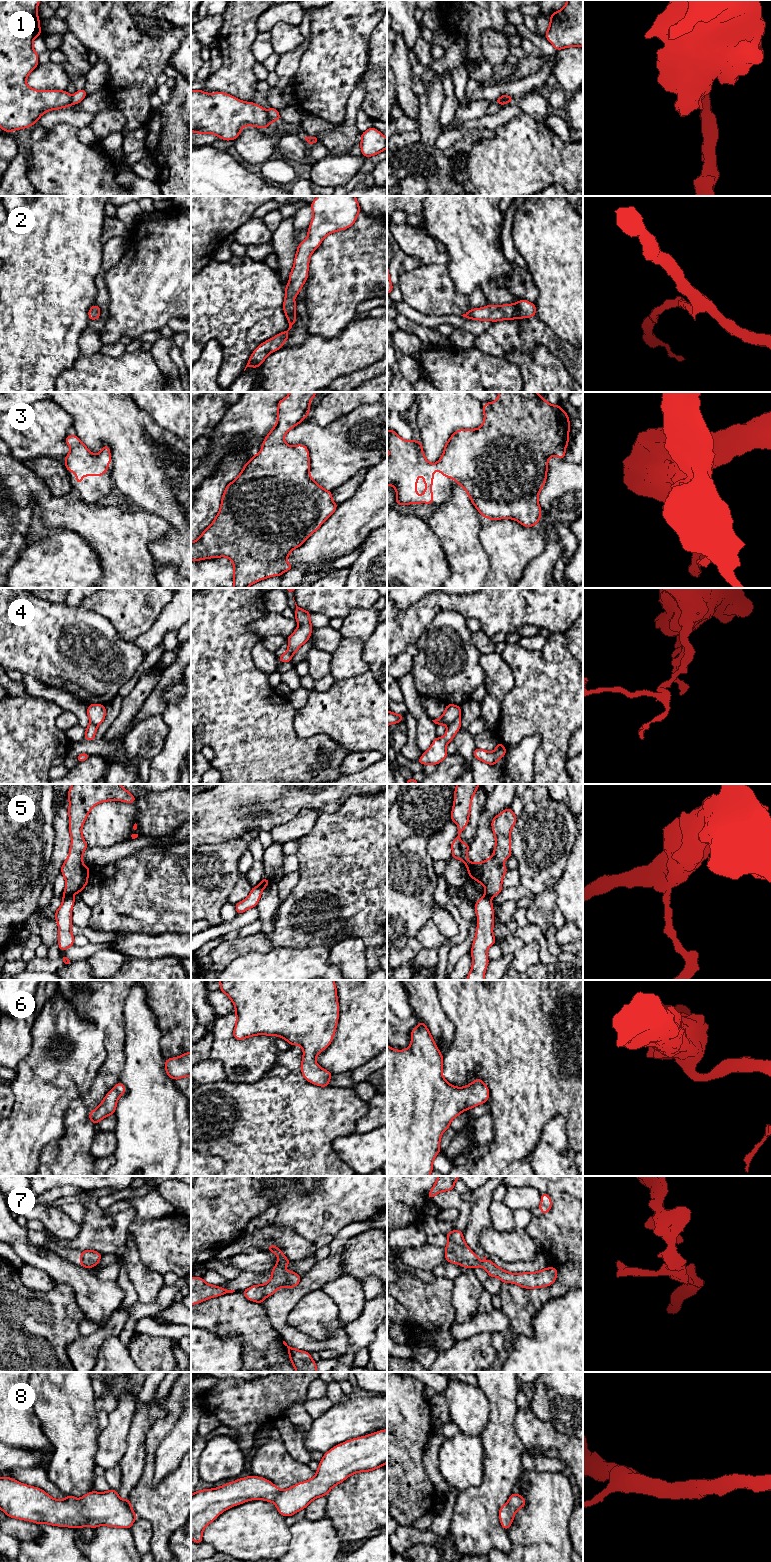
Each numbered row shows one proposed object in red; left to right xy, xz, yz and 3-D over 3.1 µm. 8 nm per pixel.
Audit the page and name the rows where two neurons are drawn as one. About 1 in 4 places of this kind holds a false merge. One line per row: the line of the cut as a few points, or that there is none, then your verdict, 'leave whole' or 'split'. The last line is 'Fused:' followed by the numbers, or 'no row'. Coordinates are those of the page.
1: xz (266, 111), (271, 122) | split
2: no cut | leave whole
3: no cut | leave whole
4: yz (460, 715), (448, 726) | split
5: xy (72, 895), (63, 897) | split
6: no cut | leave whole
7: no cut | leave whole
8: no cut | leave whole
Fused: 1, 4, 5

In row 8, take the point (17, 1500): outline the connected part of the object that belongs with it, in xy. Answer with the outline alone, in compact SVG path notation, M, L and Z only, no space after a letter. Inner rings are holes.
M0 1477L0 1509L8 1516L37 1524L60 1527L83 1528L90 1526L118 1527L130 1529L137 1516L130 1504L129 1497L122 1500L116 1490L106 1492L91 1491L80 1499L67 1495L65 1499L54 1499L44 1490L18 1482L10 1477Z

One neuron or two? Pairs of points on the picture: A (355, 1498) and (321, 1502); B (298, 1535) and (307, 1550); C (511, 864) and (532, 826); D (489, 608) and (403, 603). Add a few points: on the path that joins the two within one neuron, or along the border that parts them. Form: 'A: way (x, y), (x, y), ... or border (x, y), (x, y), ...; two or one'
A: border (325, 1496), (326, 1515); two
B: way (302, 1539), (307, 1546); one
C: border (512, 856), (517, 861), (517, 869); two
D: border (422, 598), (404, 610), (397, 608); two

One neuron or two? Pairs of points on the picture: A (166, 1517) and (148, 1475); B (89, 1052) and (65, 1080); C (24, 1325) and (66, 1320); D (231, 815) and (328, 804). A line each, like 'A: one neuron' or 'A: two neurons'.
A: one neuron
B: one neuron
C: one neuron
D: one neuron

